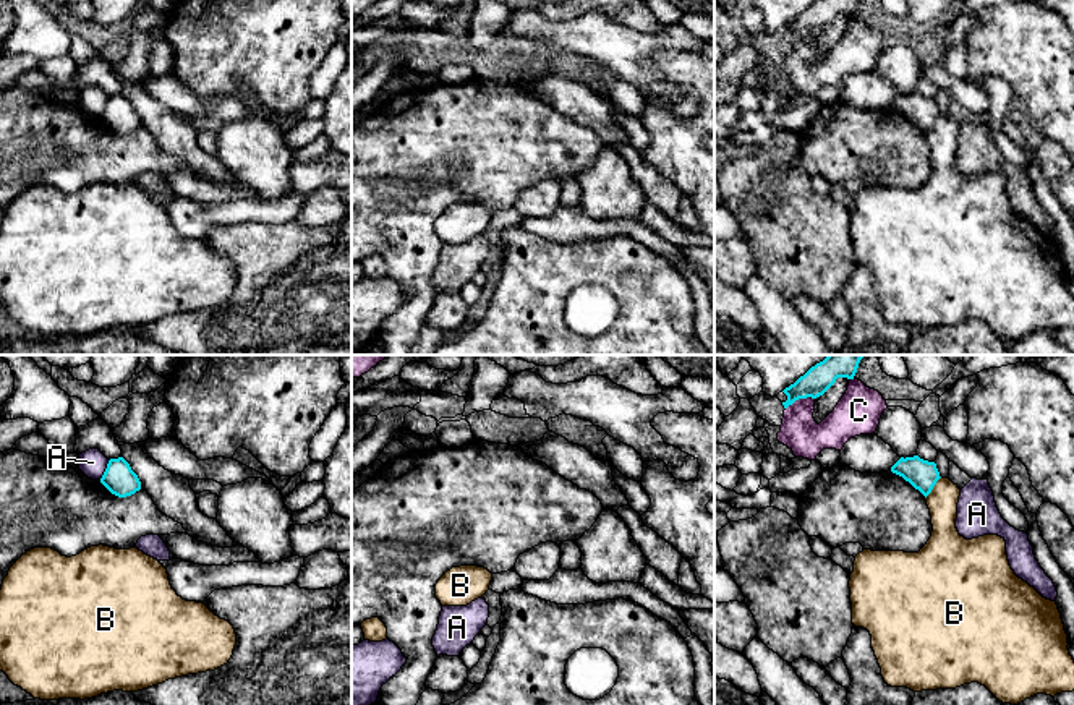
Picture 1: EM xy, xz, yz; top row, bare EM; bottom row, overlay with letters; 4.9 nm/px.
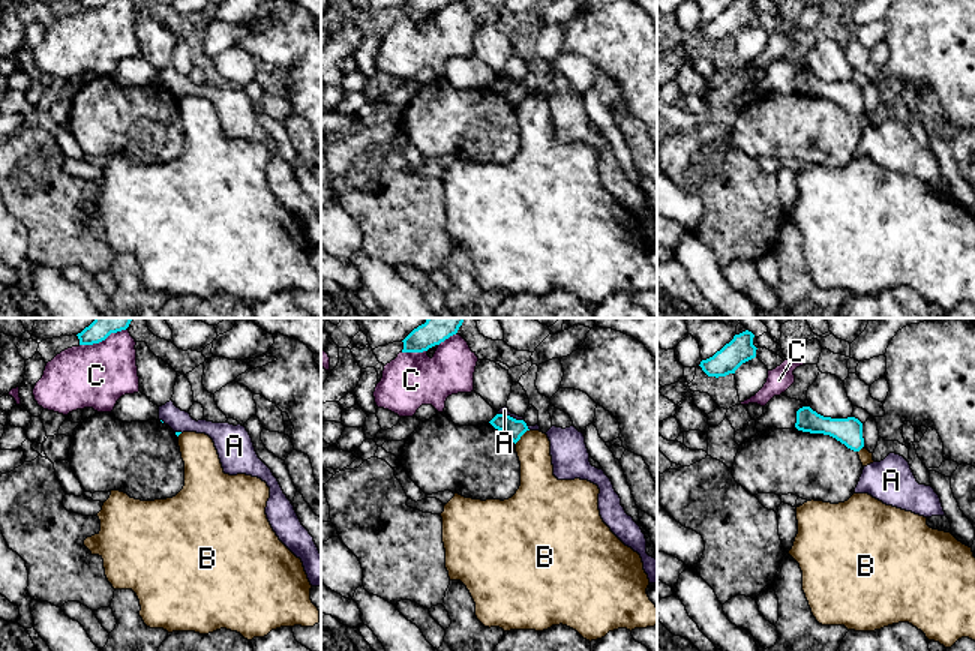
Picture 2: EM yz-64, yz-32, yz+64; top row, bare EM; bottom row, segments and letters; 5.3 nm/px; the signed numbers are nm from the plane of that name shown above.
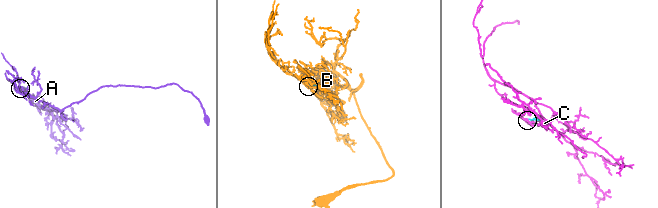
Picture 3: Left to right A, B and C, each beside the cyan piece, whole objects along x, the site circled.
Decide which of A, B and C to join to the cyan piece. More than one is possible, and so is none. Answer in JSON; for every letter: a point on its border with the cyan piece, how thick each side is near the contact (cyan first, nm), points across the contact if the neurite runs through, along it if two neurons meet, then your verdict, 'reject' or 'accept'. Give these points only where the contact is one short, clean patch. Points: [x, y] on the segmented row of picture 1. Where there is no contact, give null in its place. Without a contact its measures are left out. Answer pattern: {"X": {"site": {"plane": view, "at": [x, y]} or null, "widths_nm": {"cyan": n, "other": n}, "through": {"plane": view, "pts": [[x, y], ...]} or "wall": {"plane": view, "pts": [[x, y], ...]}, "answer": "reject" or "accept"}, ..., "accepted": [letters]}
{"A": {"site": {"plane": "xy", "at": [106, 470]}, "widths_nm": {"cyan": 160, "other": 140}, "wall": {"plane": "xy", "pts": [[109, 461], [99, 478]]}, "answer": "reject"}, "B": {"site": {"plane": "yz", "at": [932, 488]}, "widths_nm": {"cyan": 150, "other": 150}, "wall": {"plane": "yz", "pts": [[940, 477], [925, 498]]}, "answer": "reject"}, "C": {"site": {"plane": "yz", "at": [801, 397]}, "widths_nm": {"cyan": 140, "other": 190}, "wall": {"plane": "yz", "pts": [[815, 397], [799, 397], [786, 409]]}, "answer": "reject"}, "accepted": []}

